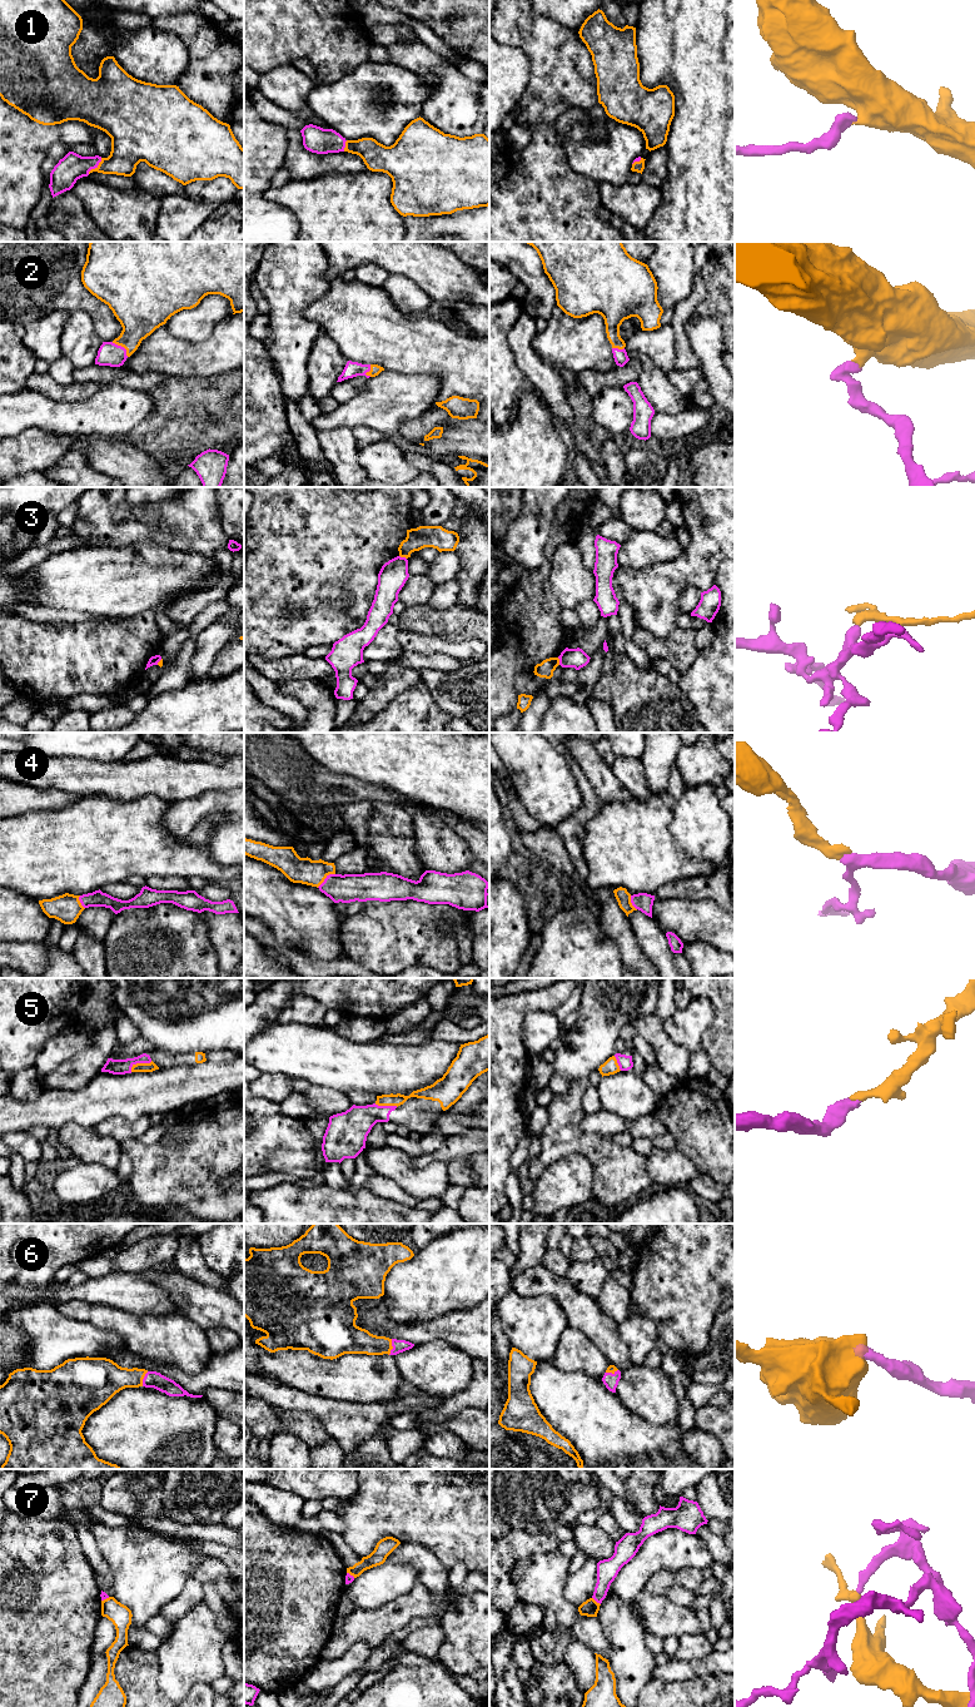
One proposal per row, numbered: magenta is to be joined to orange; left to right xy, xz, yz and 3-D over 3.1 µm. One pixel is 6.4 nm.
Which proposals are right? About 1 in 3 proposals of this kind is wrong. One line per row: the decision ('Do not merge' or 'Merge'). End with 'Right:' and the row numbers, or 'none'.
1: Merge
2: Merge
3: Do not merge
4: Merge
5: Merge
6: Merge
7: Do not merge
Right: 1, 2, 4, 5, 6

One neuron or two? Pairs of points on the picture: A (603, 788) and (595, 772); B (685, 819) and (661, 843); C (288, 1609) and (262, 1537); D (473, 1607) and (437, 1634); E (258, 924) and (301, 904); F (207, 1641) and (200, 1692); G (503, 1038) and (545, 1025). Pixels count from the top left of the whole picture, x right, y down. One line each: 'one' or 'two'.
A: one
B: two
C: one
D: two
E: two
F: two
G: two

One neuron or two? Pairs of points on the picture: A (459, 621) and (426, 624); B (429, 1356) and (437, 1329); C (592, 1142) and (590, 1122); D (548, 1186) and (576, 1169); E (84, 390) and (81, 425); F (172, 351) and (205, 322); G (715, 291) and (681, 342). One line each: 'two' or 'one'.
A: one
B: two
C: two
D: one
E: two
F: two
G: two

